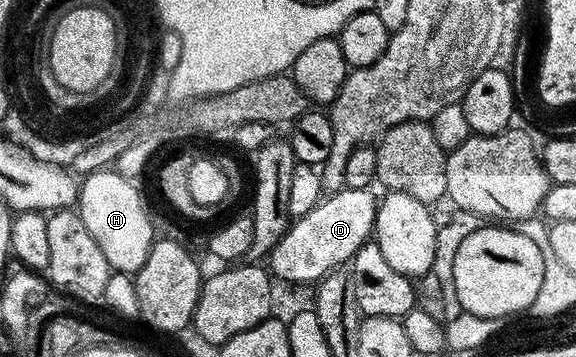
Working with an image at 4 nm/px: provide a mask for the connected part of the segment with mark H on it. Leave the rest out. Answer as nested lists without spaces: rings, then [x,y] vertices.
[[[101,168],[83,179],[78,199],[80,219],[90,228],[90,236],[98,240],[98,248],[117,274],[135,275],[146,264],[154,235],[144,198],[137,183],[112,168]]]

